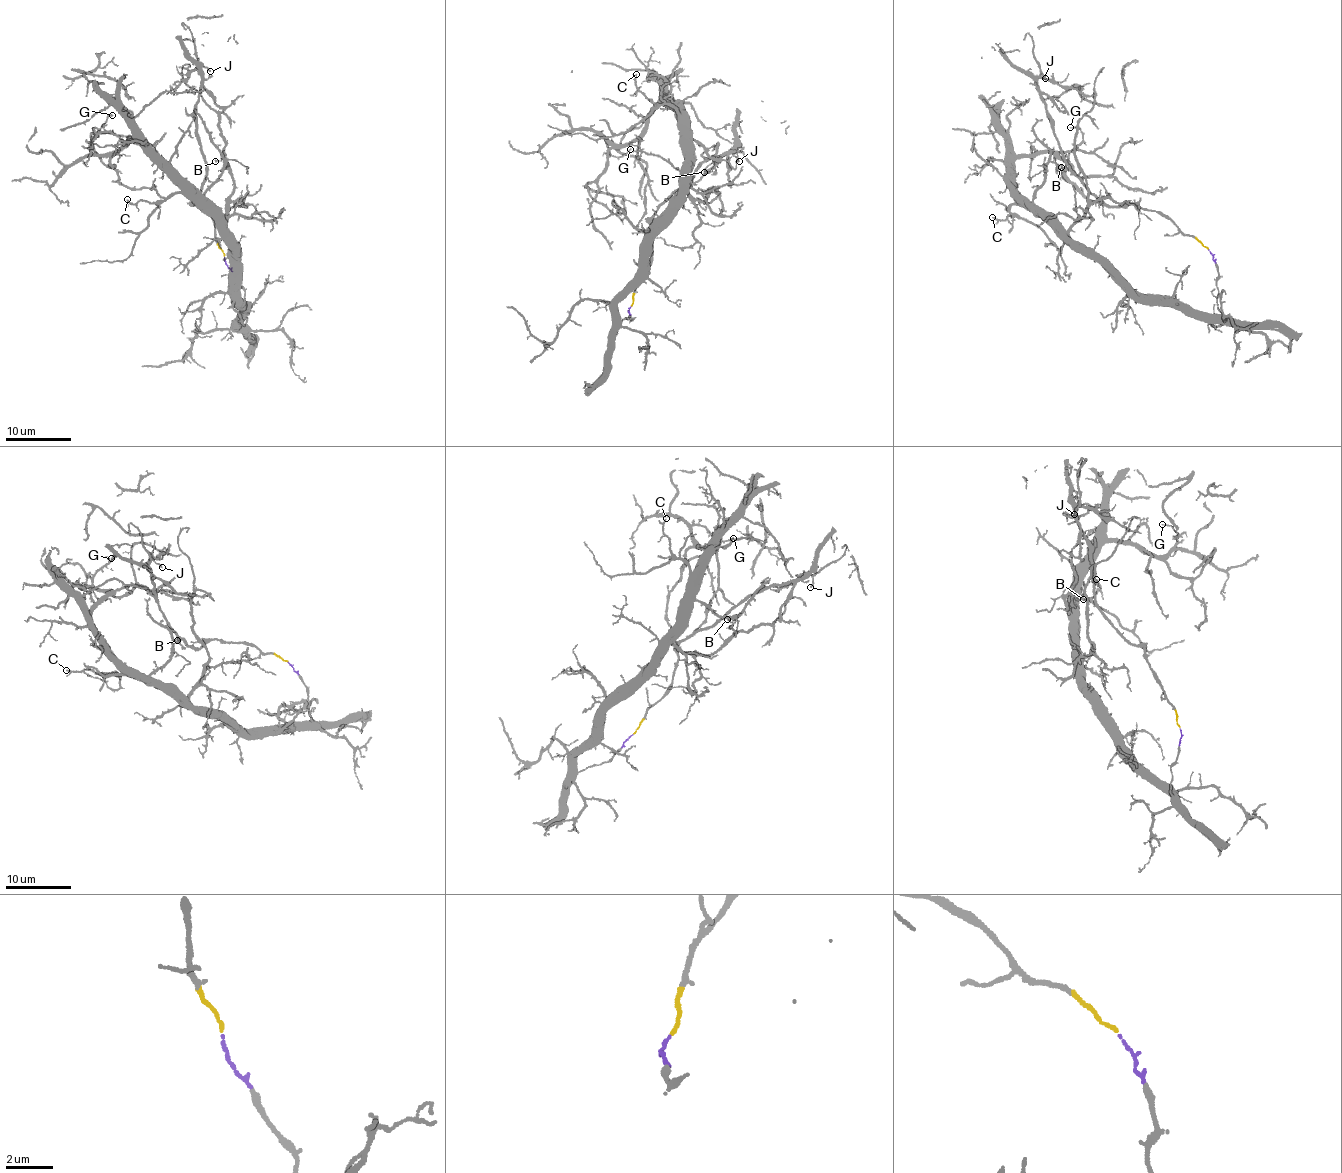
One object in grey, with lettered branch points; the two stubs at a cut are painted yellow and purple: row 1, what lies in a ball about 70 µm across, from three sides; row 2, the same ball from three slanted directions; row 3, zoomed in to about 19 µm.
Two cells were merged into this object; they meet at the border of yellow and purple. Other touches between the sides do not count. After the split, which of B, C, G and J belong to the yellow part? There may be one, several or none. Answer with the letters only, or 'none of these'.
J

